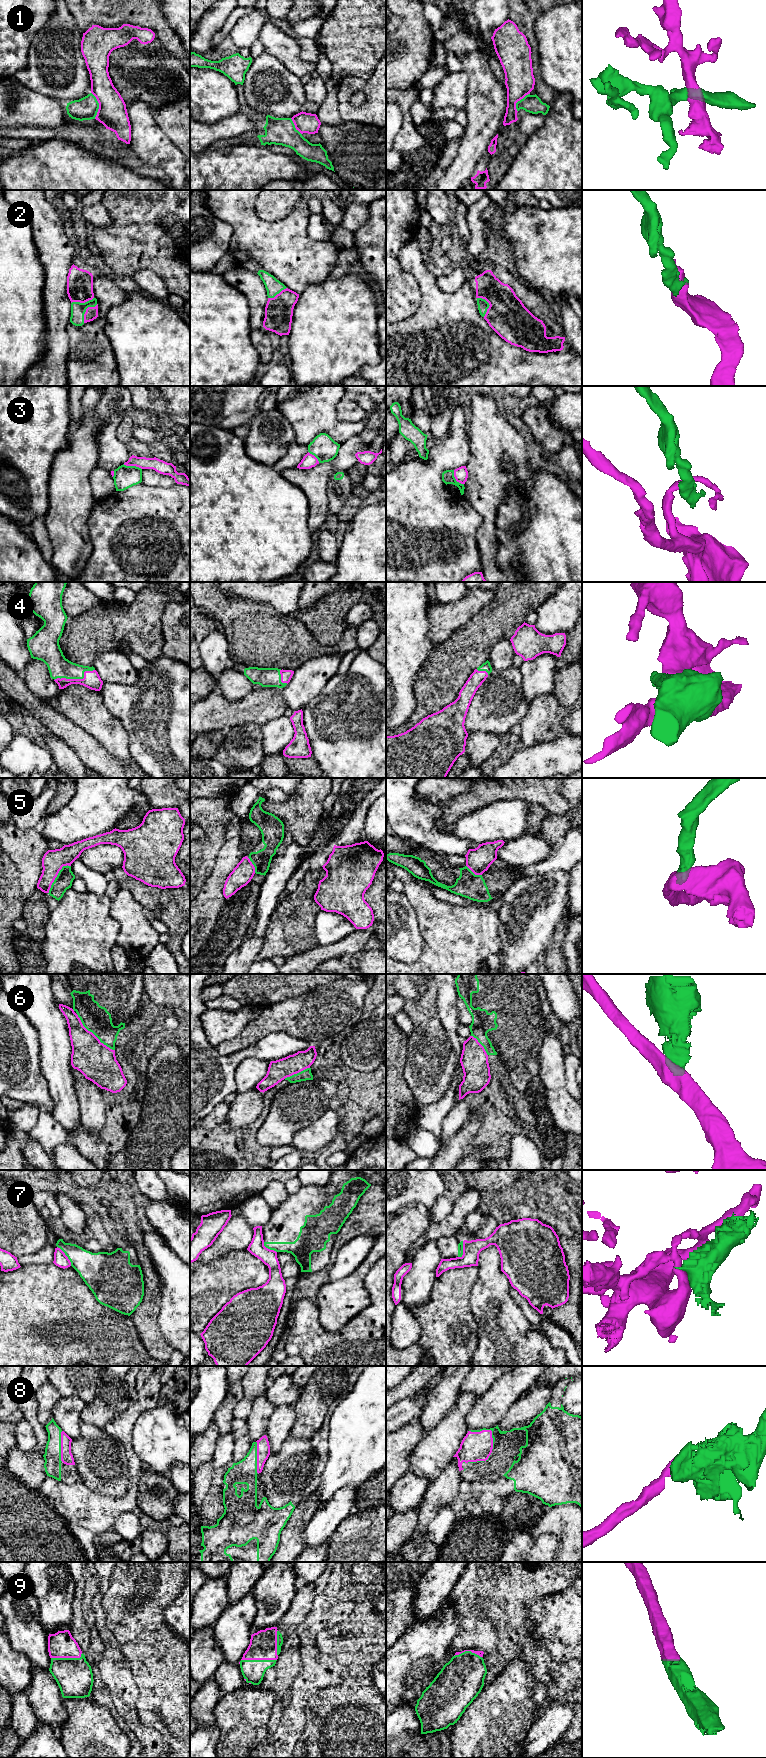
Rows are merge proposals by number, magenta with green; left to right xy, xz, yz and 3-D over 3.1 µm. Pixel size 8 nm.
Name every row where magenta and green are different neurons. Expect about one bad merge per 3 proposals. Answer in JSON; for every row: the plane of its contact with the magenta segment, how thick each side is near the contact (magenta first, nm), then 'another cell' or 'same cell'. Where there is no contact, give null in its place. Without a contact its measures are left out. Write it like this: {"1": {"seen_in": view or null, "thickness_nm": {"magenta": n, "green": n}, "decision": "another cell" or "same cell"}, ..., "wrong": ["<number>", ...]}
{"1": {"seen_in": "xy", "thickness_nm": {"magenta": 240, "green": 190}, "decision": "another cell"}, "2": {"seen_in": "yz", "thickness_nm": {"magenta": 320, "green": 90}, "decision": "same cell"}, "3": {"seen_in": "xy", "thickness_nm": {"magenta": 110, "green": 180}, "decision": "another cell"}, "4": {"seen_in": "xy", "thickness_nm": {"magenta": 140, "green": 180}, "decision": "same cell"}, "5": {"seen_in": "xy", "thickness_nm": {"magenta": 180, "green": 140}, "decision": "another cell"}, "6": {"seen_in": "xy", "thickness_nm": {"magenta": 300, "green": 220}, "decision": "another cell"}, "7": {"seen_in": "xy", "thickness_nm": {"magenta": 110, "green": 260}, "decision": "another cell"}, "8": {"seen_in": "yz", "thickness_nm": {"magenta": 240, "green": 30}, "decision": "another cell"}, "9": {"seen_in": "xz", "thickness_nm": {"magenta": 220, "green": 180}, "decision": "same cell"}, "wrong": ["1", "3", "5", "6", "7", "8"]}

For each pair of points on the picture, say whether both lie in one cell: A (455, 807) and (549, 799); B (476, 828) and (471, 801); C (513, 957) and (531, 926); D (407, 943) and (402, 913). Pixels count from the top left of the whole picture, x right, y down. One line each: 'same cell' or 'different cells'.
A: same cell
B: different cells
C: same cell
D: same cell

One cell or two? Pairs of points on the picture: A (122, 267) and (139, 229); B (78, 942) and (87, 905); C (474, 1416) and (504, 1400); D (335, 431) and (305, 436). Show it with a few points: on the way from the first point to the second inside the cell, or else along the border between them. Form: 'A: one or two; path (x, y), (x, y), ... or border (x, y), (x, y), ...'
A: one; path (123, 258), (125, 249), (136, 238)
B: one; path (78, 933), (83, 914)
C: one; path (481, 1409), (490, 1408), (497, 1401)
D: one; path (328, 428), (312, 429)

